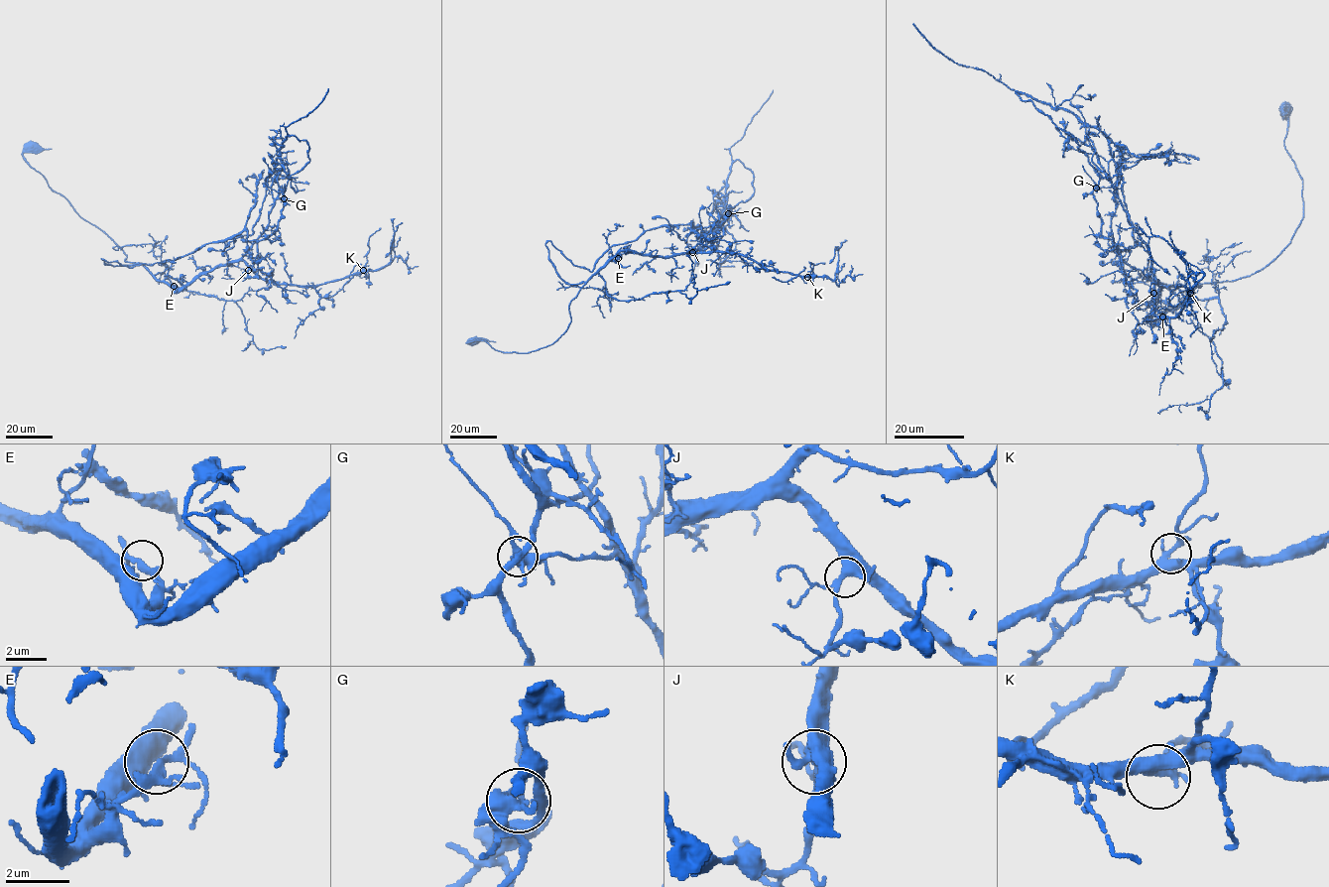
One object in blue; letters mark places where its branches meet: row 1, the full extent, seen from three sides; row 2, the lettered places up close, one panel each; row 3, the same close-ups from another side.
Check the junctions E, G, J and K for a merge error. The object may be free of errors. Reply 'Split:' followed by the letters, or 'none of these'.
Split: G

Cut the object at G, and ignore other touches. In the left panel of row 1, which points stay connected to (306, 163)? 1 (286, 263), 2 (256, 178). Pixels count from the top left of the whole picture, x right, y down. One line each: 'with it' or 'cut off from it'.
1: cut off from it
2: cut off from it

